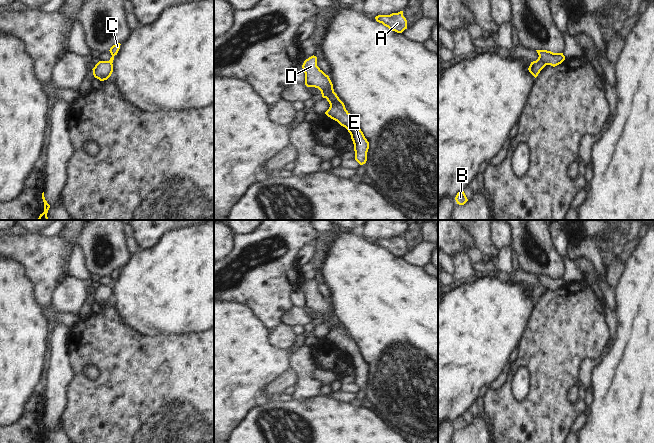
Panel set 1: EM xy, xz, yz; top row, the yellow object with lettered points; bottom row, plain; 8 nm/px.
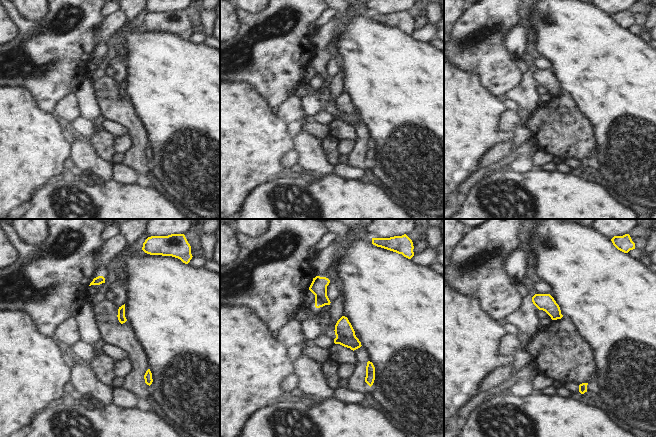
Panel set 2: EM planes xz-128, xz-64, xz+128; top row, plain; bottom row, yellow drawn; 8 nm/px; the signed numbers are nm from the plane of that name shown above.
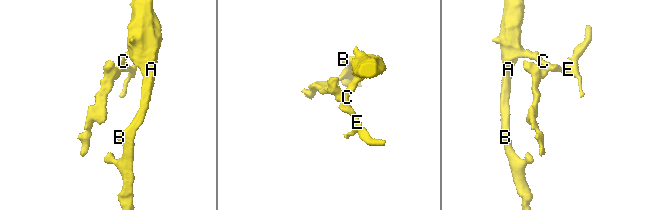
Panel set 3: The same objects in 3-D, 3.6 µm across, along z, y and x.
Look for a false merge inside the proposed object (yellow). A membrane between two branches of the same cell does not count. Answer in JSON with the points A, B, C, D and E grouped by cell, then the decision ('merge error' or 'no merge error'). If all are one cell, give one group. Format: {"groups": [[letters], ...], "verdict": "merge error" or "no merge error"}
{"groups": [["A", "B", "C", "E"], ["D"]], "verdict": "merge error"}

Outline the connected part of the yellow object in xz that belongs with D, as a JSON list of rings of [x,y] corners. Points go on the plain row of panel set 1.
[[[313,279],[306,283],[302,292],[305,297],[305,309],[318,312],[322,321],[326,322],[329,328],[332,328],[337,323],[333,308],[329,300],[317,290],[317,281]]]

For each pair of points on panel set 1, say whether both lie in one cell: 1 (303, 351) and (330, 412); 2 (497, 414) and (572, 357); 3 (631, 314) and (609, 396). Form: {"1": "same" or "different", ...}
{"1": "different", "2": "same", "3": "same"}

